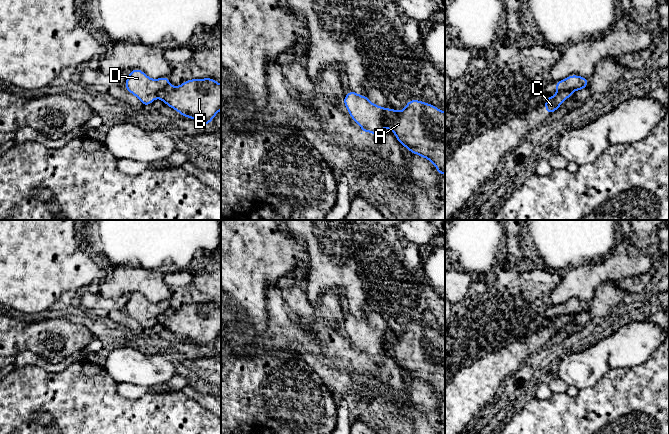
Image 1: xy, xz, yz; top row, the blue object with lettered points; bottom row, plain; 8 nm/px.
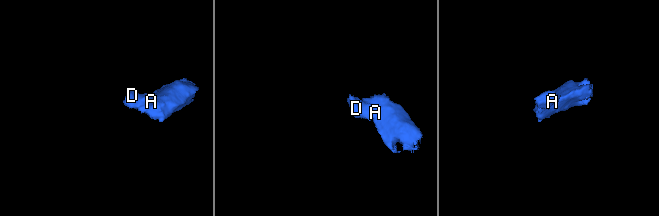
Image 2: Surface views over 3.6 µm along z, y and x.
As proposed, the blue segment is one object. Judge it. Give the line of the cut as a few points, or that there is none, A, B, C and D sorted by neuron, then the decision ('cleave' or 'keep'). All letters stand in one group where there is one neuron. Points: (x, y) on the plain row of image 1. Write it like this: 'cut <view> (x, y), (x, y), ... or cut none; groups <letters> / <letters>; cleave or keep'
cut xz (387, 334), (386, 346), (389, 352); groups A B C / D; cleave

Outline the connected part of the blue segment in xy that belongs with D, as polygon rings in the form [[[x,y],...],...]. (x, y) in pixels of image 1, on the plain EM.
[[[133,293],[124,308],[128,316],[135,319],[147,331],[156,322],[160,315],[169,310],[169,300],[151,303],[142,294]]]

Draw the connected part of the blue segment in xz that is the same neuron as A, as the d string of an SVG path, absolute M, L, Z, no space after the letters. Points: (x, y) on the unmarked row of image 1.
M411 323L399 336L390 332L386 345L400 369L428 383L440 400L445 399L445 336Z

